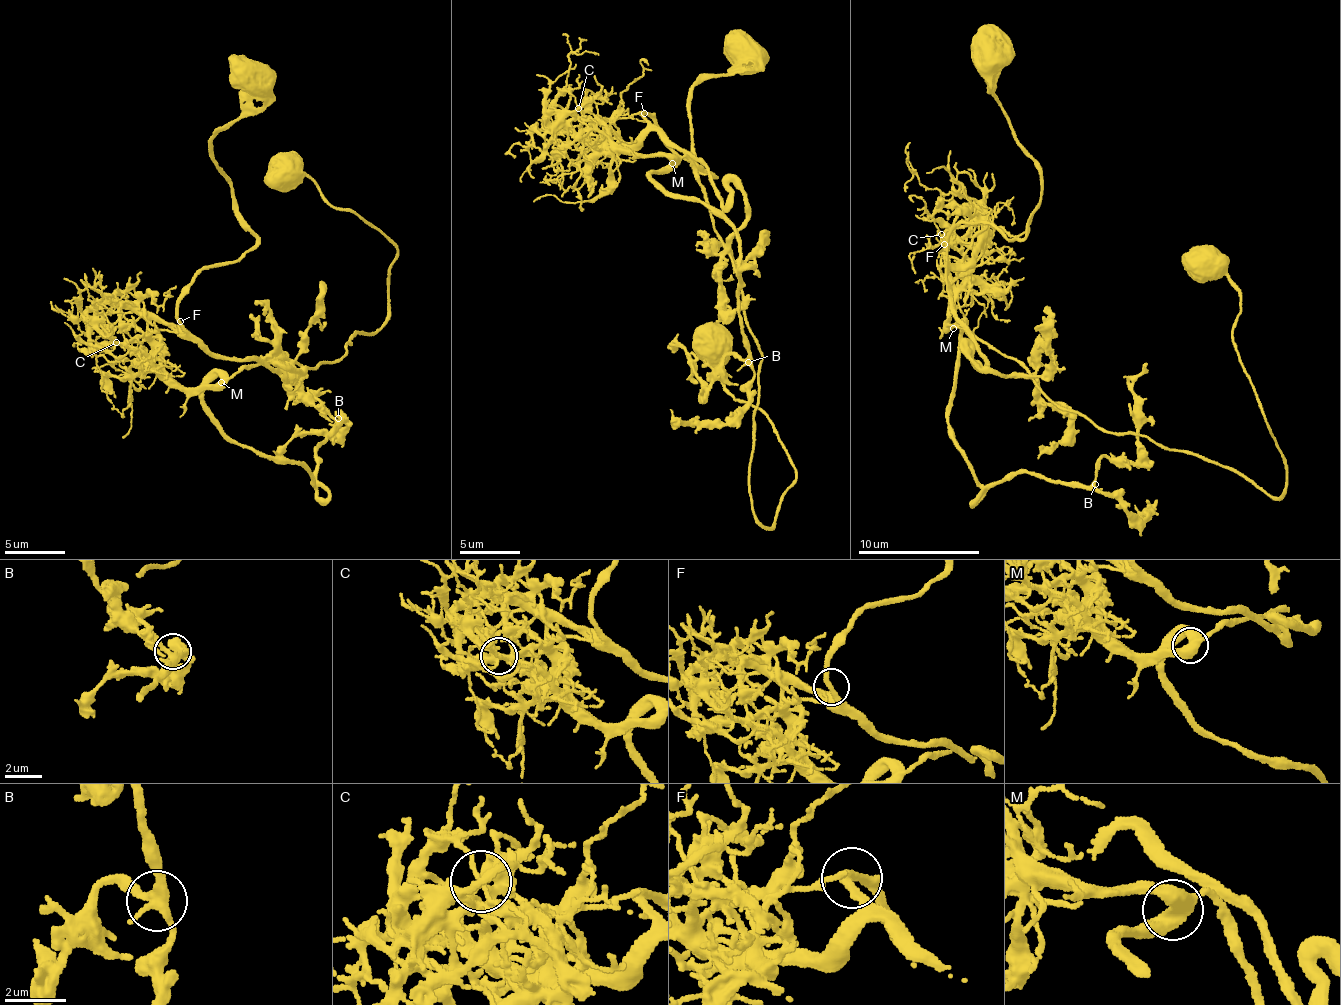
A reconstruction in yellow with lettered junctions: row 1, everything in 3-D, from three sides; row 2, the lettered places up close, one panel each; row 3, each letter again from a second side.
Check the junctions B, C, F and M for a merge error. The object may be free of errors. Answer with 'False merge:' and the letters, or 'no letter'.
False merge: C

